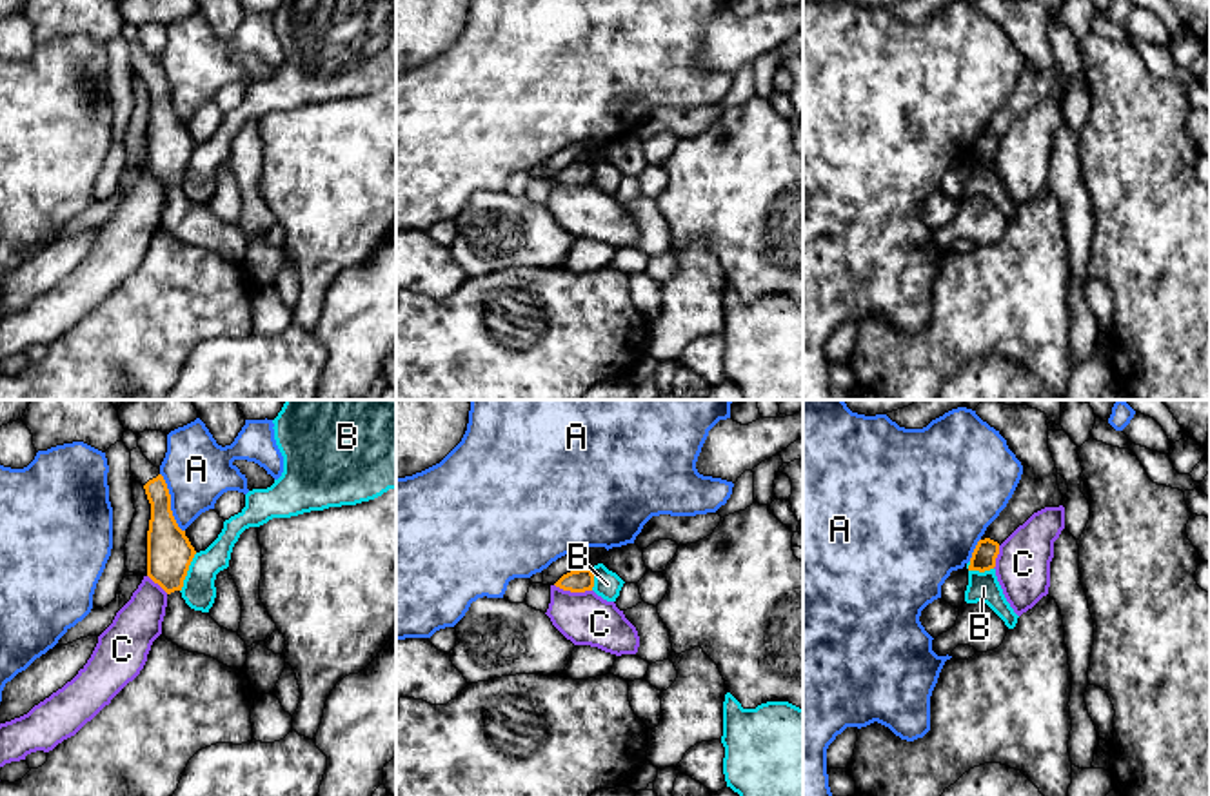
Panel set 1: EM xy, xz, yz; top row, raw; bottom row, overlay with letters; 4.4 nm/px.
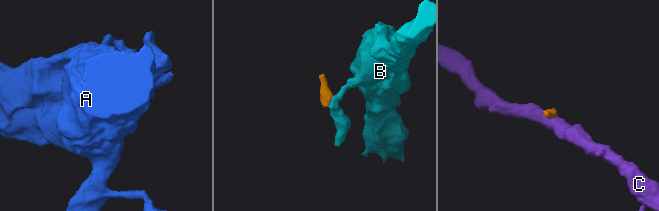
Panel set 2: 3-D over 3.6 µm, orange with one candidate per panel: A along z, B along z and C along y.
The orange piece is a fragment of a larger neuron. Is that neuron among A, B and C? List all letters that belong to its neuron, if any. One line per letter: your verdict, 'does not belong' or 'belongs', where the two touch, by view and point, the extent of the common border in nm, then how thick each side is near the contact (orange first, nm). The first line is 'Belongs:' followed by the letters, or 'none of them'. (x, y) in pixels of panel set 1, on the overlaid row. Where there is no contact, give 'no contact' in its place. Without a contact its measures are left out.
Belongs: none of them
A: does not belong; contact xy (169, 502); length 280 nm; calibres 200 and 300 nm
B: does not belong; contact xy (186, 573); length 190 nm; calibres 200 and 150 nm
C: does not belong; contact xz (573, 591); length 170 nm; calibres 100 and 240 nm

